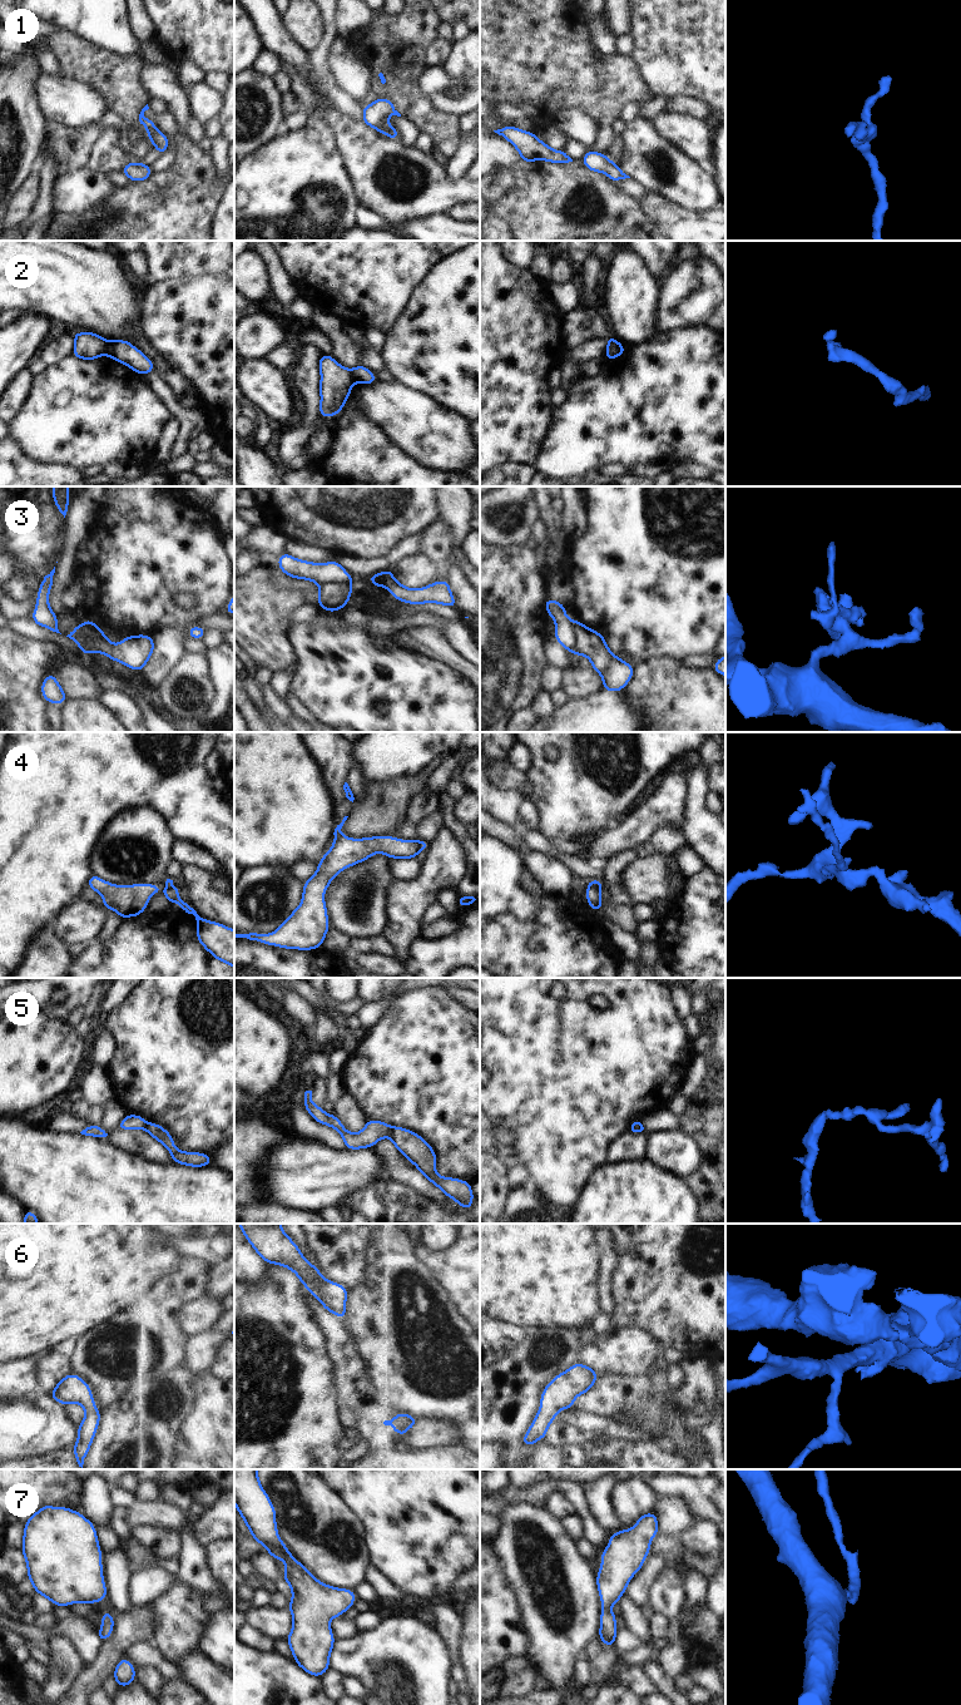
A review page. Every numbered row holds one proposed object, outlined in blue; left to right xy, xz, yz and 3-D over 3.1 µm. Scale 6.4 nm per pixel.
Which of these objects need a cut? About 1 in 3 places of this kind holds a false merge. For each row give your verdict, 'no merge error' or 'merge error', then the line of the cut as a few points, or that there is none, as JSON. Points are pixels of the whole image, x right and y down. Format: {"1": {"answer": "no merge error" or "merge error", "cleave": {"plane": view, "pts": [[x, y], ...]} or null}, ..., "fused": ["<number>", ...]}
{"1": {"answer": "no merge error", "cleave": null}, "2": {"answer": "merge error", "cleave": {"plane": "xy", "pts": [[108, 342], [104, 354]]}}, "3": {"answer": "merge error", "cleave": {"plane": "xy", "pts": [[82, 623], [83, 634], [92, 642], [92, 646], [84, 652]]}}, "4": {"answer": "merge error", "cleave": {"plane": "yz", "pts": [[588, 884], [593, 885], [599, 893]]}}, "5": {"answer": "merge error", "cleave": {"plane": "xz", "pts": [[392, 1127], [390, 1136]]}}, "6": {"answer": "no merge error", "cleave": null}, "7": {"answer": "no merge error", "cleave": null}, "fused": ["2", "3", "4", "5"]}

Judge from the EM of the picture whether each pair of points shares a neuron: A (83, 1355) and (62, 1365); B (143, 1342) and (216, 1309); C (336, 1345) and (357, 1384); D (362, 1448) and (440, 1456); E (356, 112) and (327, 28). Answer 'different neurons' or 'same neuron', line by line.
A: different neurons
B: different neurons
C: same neuron
D: same neuron
E: same neuron

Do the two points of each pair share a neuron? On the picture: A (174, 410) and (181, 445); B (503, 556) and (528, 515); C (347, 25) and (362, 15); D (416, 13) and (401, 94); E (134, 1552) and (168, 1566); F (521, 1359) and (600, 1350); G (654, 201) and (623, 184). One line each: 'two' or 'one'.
A: one
B: two
C: one
D: one
E: one
F: two
G: two

